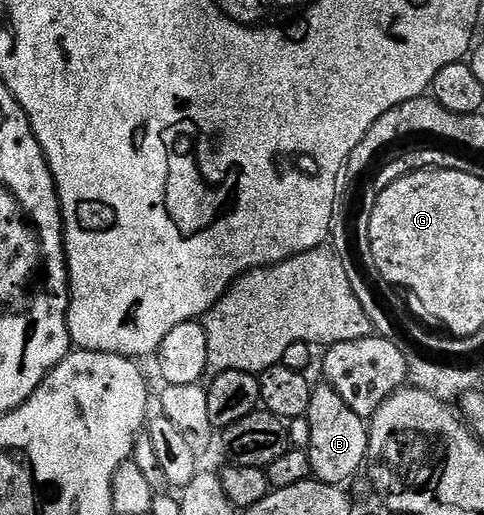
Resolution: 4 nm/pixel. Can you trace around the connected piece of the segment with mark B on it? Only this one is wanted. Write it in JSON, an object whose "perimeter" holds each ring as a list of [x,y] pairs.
{"perimeter":[[[320,384],[313,389],[310,408],[306,415],[308,422],[308,443],[306,449],[310,456],[312,478],[317,482],[325,482],[331,486],[344,484],[347,478],[352,478],[360,470],[364,457],[370,454],[370,426],[365,419],[358,416],[358,412],[350,412],[350,407],[334,392],[334,388],[327,384]]]}

